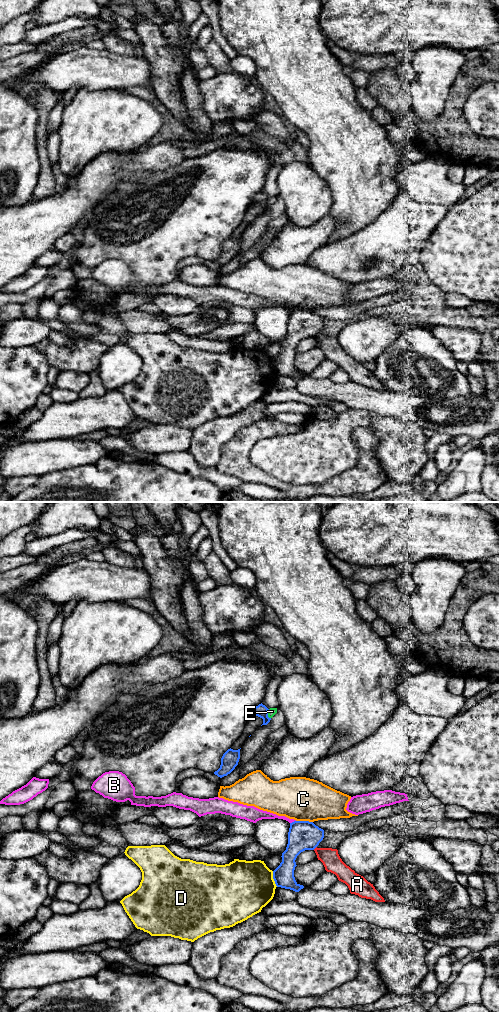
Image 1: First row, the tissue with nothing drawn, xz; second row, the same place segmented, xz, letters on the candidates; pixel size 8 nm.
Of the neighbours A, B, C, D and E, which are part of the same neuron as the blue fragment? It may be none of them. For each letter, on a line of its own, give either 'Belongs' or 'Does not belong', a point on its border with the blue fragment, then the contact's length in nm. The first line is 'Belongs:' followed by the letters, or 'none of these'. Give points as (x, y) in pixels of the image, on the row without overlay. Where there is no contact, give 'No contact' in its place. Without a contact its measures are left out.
Belongs: none of these
A: Does not belong. Touches blue at xz (314, 336). Shared border 40 nm
B: Does not belong. Touches blue at xz (292, 310). Shared border 50 nm
C: Does not belong. Touches blue at xz (304, 309). Shared border 140 nm
D: Does not belong. Touches blue at xz (274, 367). Shared border 130 nm
E: Does not belong. Touches blue at xz (267, 202). Shared border 80 nm

